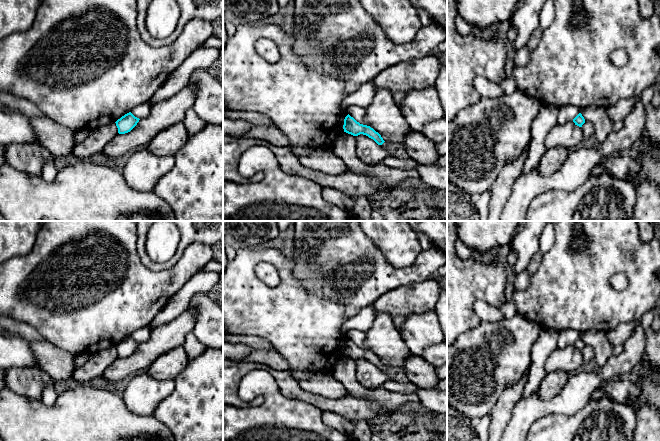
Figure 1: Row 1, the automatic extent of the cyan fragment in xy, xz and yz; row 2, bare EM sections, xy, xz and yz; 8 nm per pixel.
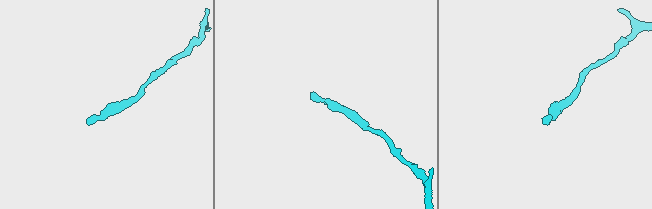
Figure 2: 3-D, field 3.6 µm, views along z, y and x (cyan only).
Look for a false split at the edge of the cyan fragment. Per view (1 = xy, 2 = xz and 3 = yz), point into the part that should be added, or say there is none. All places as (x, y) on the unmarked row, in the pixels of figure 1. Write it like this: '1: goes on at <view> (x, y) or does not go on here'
1: does not go on here
2: does not go on here
3: does not go on here

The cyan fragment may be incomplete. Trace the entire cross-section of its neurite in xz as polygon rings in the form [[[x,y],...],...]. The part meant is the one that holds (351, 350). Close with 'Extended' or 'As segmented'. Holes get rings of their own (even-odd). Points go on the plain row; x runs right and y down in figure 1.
[[[349,338],[344,343],[343,353],[344,356],[353,360],[358,360],[360,358],[366,359],[369,362],[373,363],[378,369],[382,369],[385,366],[381,359],[373,352],[367,349],[360,348]]]. As segmented

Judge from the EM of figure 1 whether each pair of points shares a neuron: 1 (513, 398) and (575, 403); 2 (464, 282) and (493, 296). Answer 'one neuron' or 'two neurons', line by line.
1: two neurons
2: one neuron

